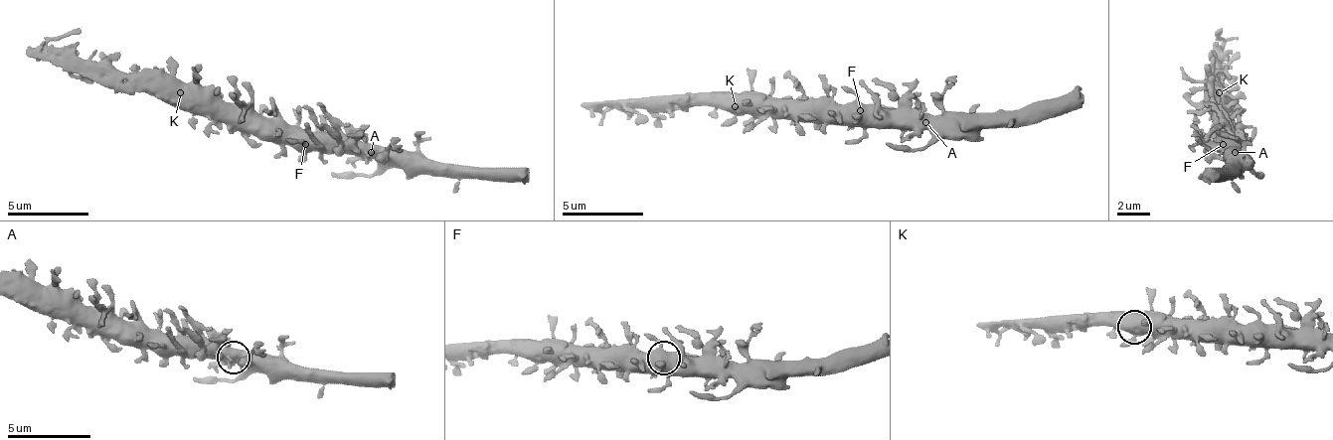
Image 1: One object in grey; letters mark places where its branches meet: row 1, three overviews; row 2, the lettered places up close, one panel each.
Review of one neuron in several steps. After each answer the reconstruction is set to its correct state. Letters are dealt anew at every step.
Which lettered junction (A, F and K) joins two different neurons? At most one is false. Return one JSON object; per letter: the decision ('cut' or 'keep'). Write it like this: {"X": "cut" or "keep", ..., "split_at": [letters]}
{"A": "keep", "F": "keep", "K": "keep", "split_at": []}

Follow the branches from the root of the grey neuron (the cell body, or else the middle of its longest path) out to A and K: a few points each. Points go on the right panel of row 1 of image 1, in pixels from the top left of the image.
A: (1218, 140), (1235, 152)
K: (1218, 140), (1218, 91)

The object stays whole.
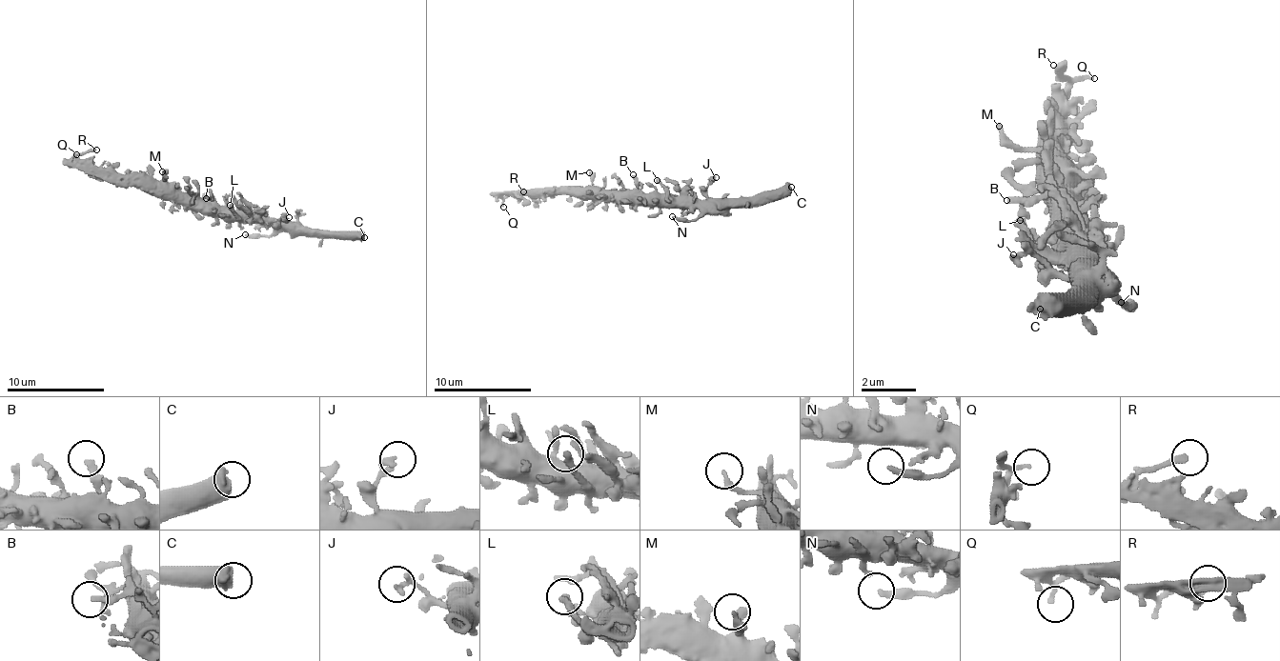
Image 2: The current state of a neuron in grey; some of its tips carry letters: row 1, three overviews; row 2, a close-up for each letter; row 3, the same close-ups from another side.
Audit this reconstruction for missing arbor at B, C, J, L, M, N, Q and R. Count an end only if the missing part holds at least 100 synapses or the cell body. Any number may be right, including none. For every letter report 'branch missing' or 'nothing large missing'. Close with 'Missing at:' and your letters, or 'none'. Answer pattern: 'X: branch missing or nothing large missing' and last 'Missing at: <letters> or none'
B: nothing large missing
C: branch missing
J: nothing large missing
L: nothing large missing
M: nothing large missing
N: nothing large missing
Q: nothing large missing
R: nothing large missing
Missing at: C

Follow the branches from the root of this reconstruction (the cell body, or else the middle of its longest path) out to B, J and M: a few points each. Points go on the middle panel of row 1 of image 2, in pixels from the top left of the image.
B: (633, 194), (633, 191), (638, 197), (640, 194), (633, 174)
J: (633, 194), (669, 194), (703, 199), (703, 191), (716, 177)
M: (633, 194), (596, 190), (591, 185), (589, 172)

